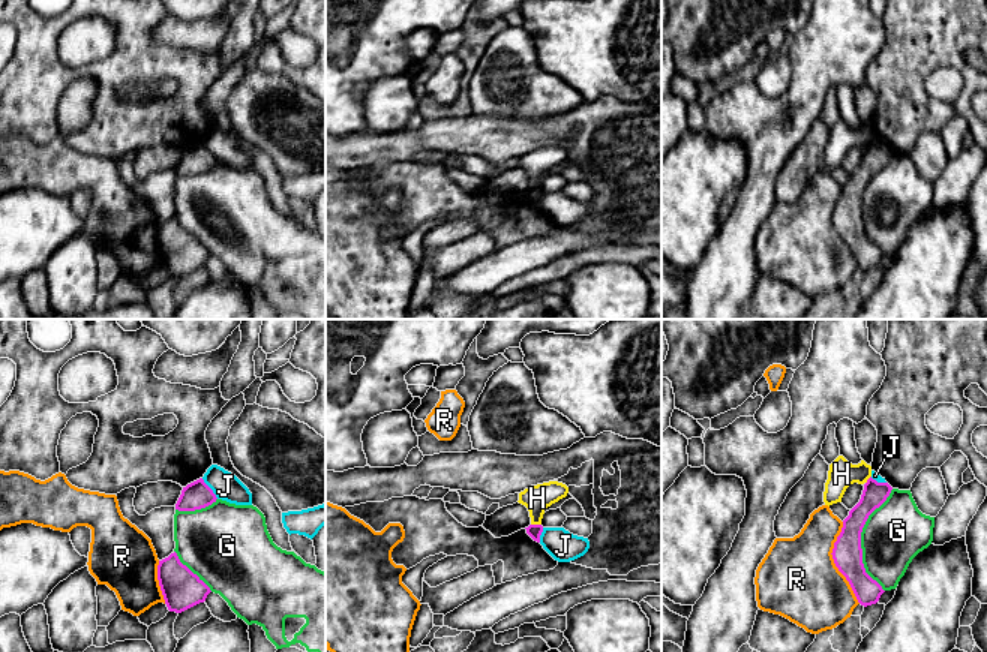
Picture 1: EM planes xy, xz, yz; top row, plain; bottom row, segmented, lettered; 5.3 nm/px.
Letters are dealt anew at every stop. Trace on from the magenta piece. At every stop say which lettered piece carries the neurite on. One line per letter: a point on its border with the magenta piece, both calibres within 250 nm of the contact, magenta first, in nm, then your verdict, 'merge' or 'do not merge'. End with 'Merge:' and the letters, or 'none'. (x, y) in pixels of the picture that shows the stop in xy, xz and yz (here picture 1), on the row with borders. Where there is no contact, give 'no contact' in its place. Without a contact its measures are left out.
G: contact yz (860, 540); calibres 160 and 320 nm; do not merge
H: contact xz (536, 525); calibres 80 and 140 nm; do not merge
J: contact xy (210, 489); calibres 150 and 150 nm; do not merge
R: contact yz (834, 562); calibres 160 and 420 nm; do not merge
Merge: none

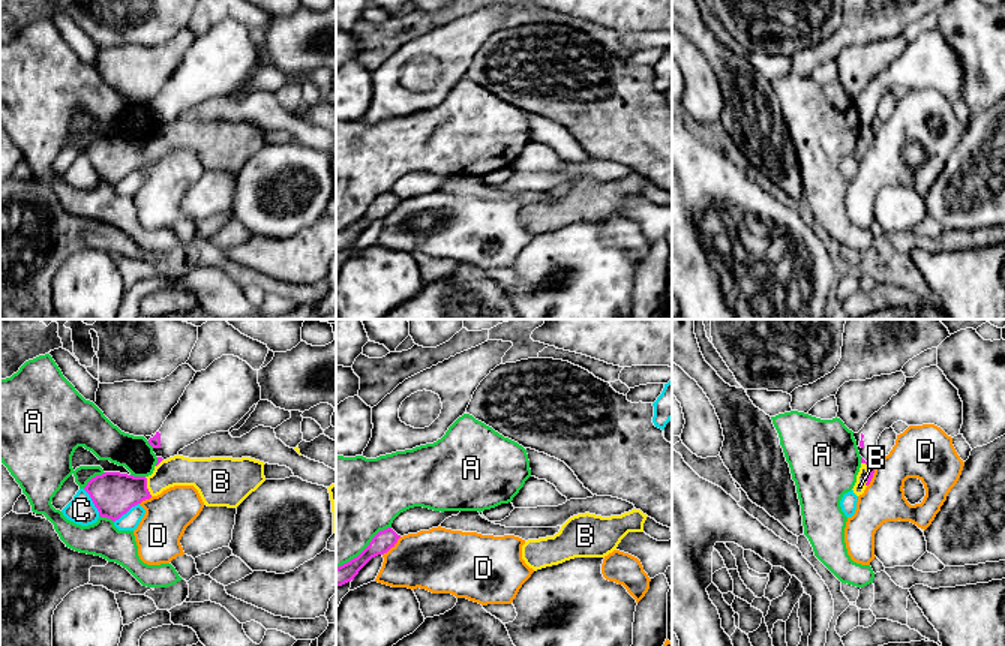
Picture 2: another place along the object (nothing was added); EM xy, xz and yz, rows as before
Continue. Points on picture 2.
A: contact xz (365, 549); calibres 110 and 480 nm; do not merge
B: contact xy (146, 486); calibres 240 and 160 nm; merge
C: contact xy (93, 502); calibres 240 and 150 nm; do not merge
D: contact xz (392, 546); calibres 110 and 320 nm; do not merge
Merge: B

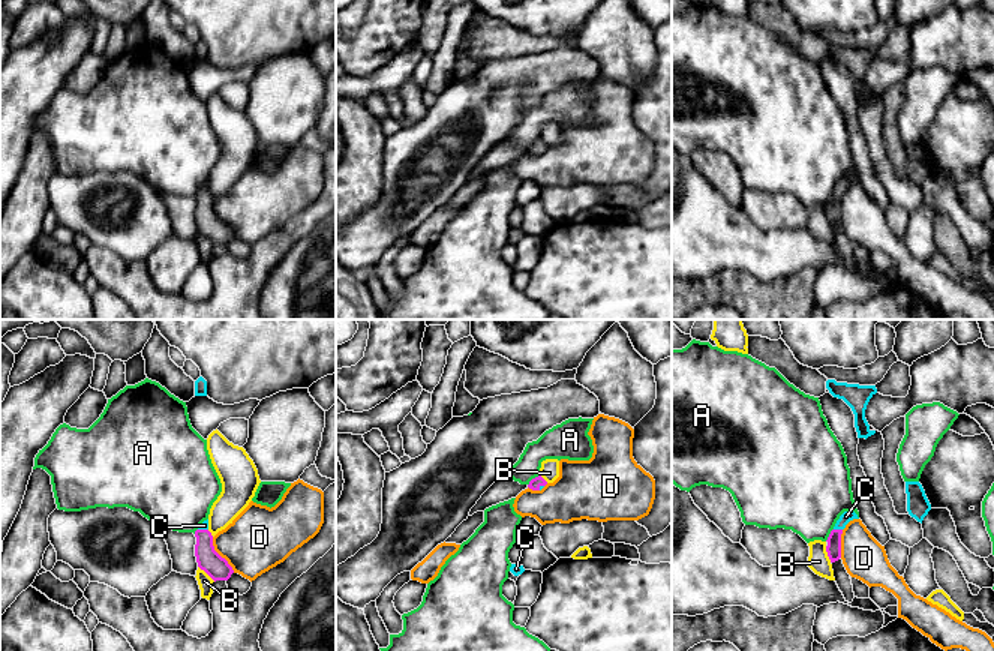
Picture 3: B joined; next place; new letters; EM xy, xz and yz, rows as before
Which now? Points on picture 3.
A: contact xz (532, 479); calibres 60 and 180 nm; do not merge
B: contact xy (207, 573); calibres 120 and 80 nm; do not merge
C: contact yz (838, 530); calibres 80 and 60 nm; merge
D: contact xy (219, 555); calibres 120 and 340 nm; do not merge
Merge: C

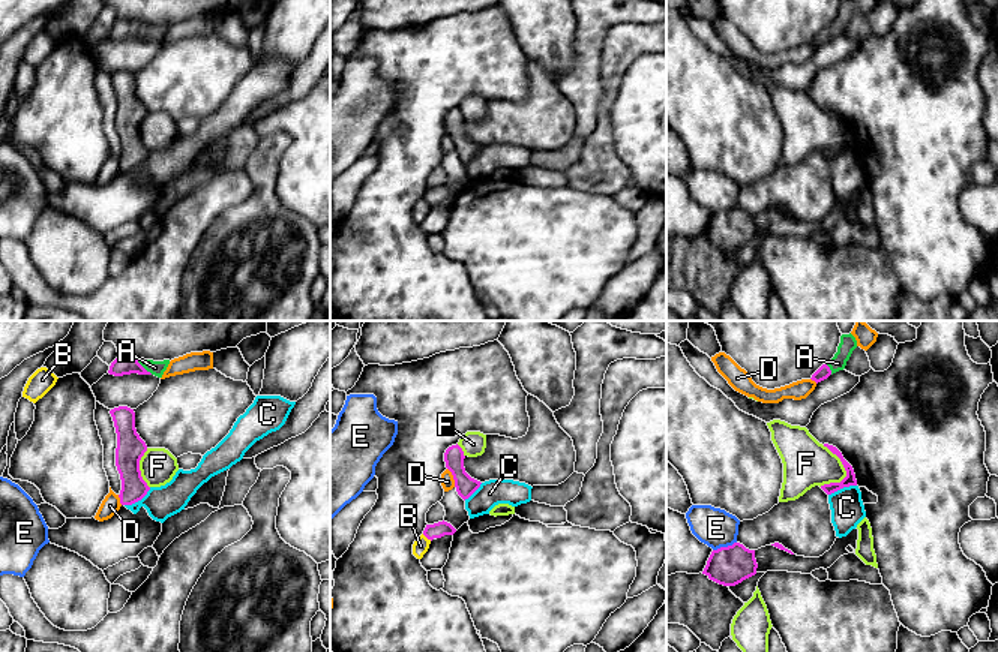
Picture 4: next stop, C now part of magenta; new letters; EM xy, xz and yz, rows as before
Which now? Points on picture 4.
A: contact xy (143, 367); calibres 100 and 80 nm; merge
B: contact xz (426, 537); calibres 80 and 90 nm; do not merge
C: contact xy (138, 499); calibres 140 and 180 nm; do not merge
D: contact xz (453, 477); calibres 110 and 70 nm; do not merge
E: contact yz (724, 547); calibres 220 and 200 nm; do not merge
F: contact yz (842, 463); calibres 60 and 260 nm; do not merge
Merge: A

